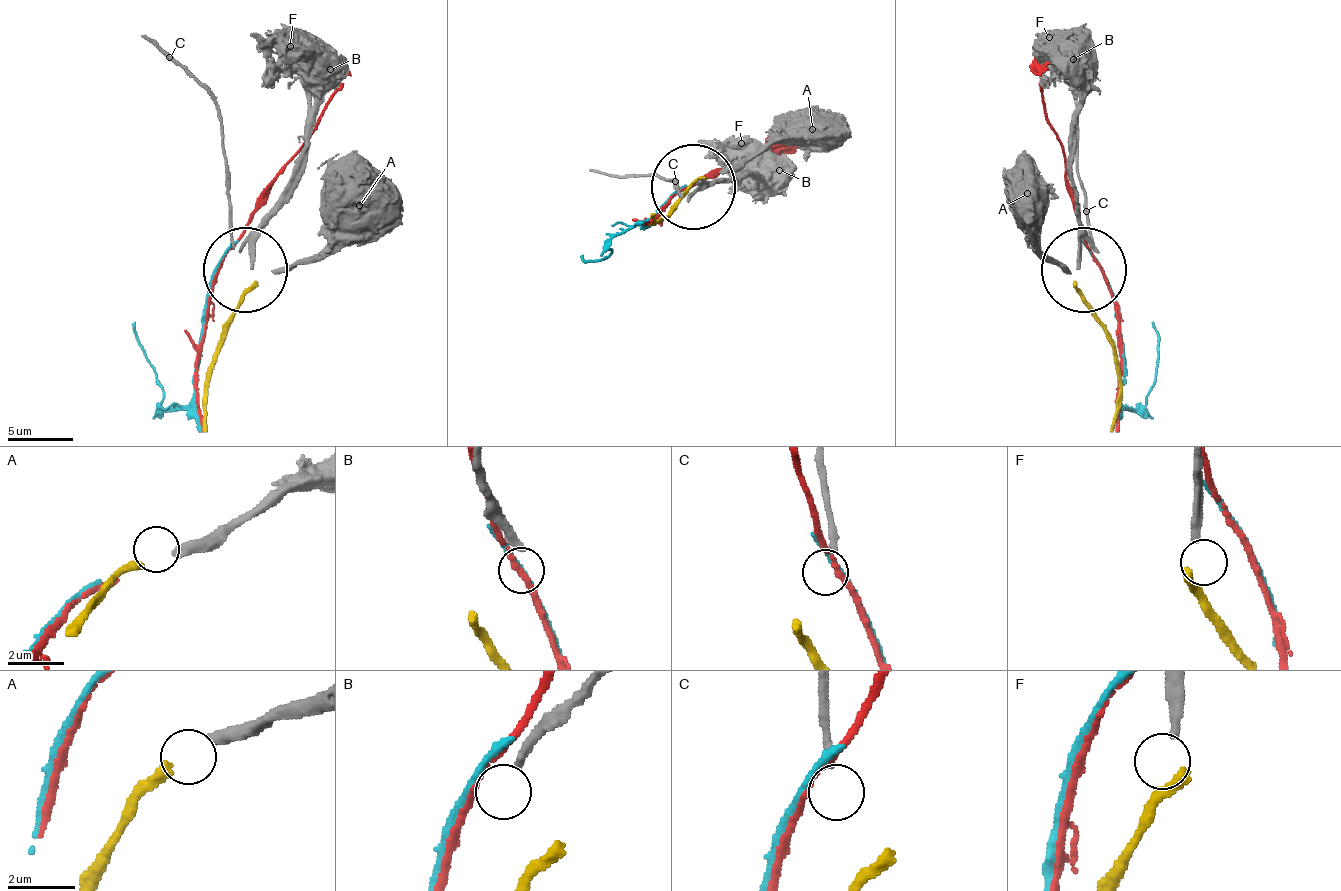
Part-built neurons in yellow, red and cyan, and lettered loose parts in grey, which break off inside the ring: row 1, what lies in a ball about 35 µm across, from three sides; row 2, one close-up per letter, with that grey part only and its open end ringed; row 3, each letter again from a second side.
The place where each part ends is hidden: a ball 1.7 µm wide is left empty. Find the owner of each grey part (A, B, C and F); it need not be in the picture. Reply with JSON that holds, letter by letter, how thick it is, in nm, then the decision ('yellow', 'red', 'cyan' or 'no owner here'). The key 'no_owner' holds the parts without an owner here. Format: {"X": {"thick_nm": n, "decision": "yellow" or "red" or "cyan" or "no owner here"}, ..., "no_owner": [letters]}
{"A": {"thick_nm": 360, "decision": "yellow"}, "B": {"thick_nm": 280, "decision": "no owner here"}, "C": {"thick_nm": 200, "decision": "no owner here"}, "F": {"thick_nm": 280, "decision": "no owner here"}, "no_owner": ["B", "C", "F"]}

